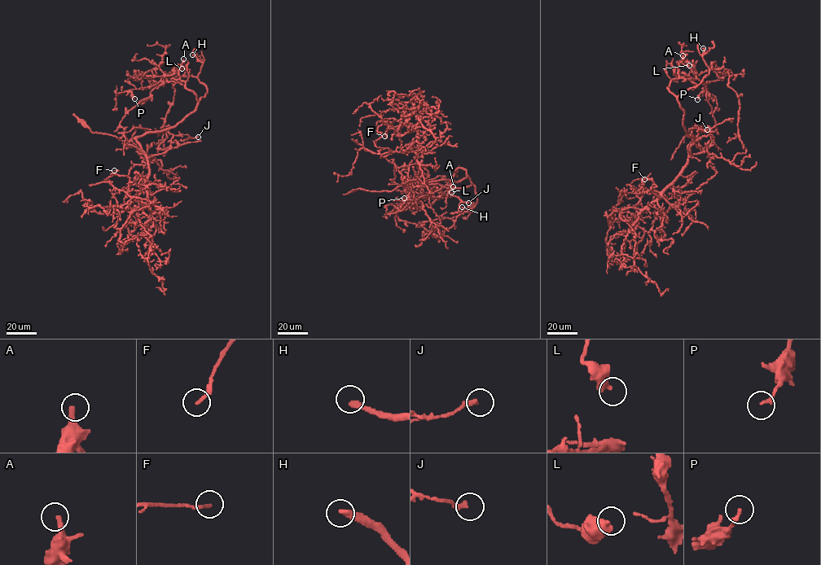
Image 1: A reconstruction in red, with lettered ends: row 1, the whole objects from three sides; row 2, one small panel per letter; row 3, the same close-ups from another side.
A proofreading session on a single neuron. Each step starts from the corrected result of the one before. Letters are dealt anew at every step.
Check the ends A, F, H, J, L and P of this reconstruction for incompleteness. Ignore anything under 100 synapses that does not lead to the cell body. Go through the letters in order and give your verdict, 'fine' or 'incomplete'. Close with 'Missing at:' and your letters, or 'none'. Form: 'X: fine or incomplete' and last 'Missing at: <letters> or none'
A: incomplete
F: fine
H: incomplete
J: fine
L: fine
P: fine
Missing at: A, H

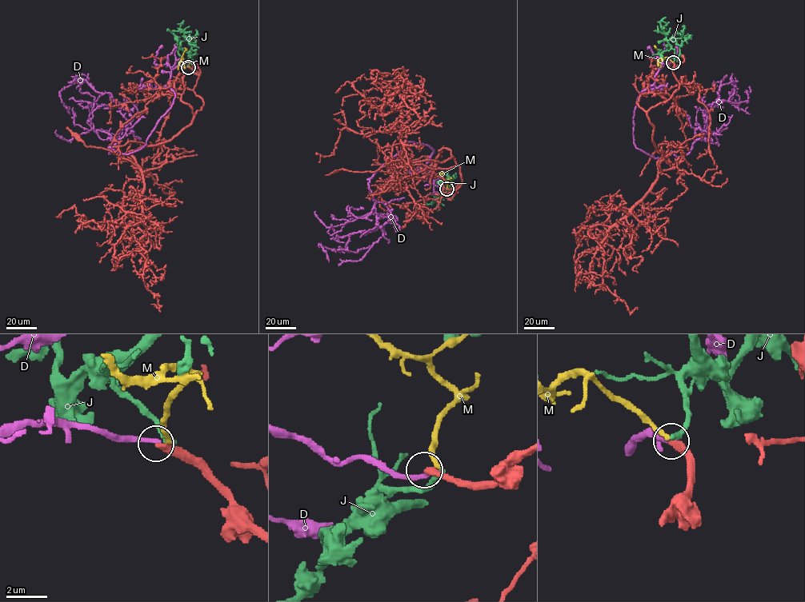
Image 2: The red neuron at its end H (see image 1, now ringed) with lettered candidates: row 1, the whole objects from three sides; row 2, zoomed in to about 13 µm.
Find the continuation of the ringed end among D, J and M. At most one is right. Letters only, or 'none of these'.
none of these

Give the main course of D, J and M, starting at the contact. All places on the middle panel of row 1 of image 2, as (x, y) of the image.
D: (446, 189), (431, 148), (406, 141), (367, 179), (390, 218), (342, 250), (318, 244), (329, 261)
J: (447, 189), (443, 190), (448, 191), (450, 185), (438, 180), (441, 186)
M: (447, 188), (449, 183), (440, 176), (442, 172)

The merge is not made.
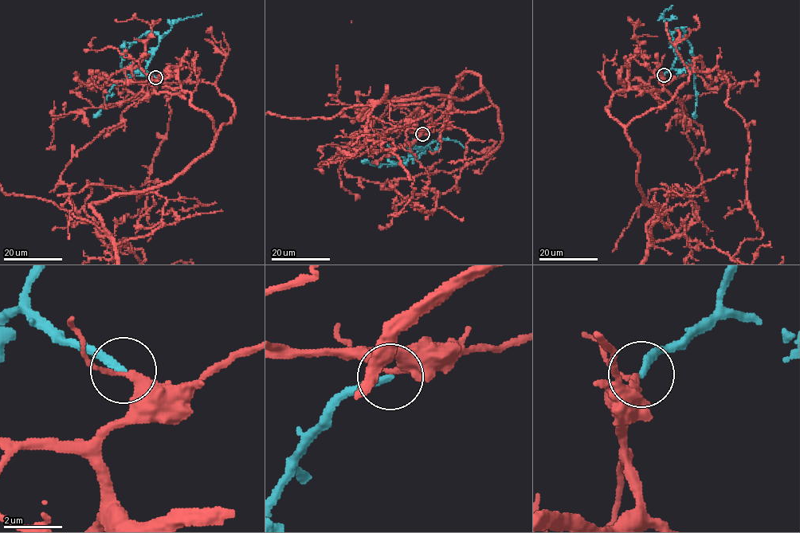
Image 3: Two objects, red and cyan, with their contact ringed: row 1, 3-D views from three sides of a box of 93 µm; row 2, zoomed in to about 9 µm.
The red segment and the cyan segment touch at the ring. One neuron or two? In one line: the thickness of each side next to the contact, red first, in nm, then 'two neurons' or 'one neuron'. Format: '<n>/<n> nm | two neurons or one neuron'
240/260 nm | one neuron

